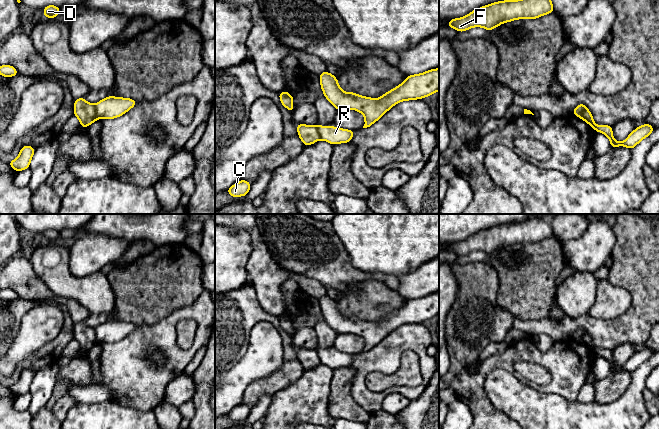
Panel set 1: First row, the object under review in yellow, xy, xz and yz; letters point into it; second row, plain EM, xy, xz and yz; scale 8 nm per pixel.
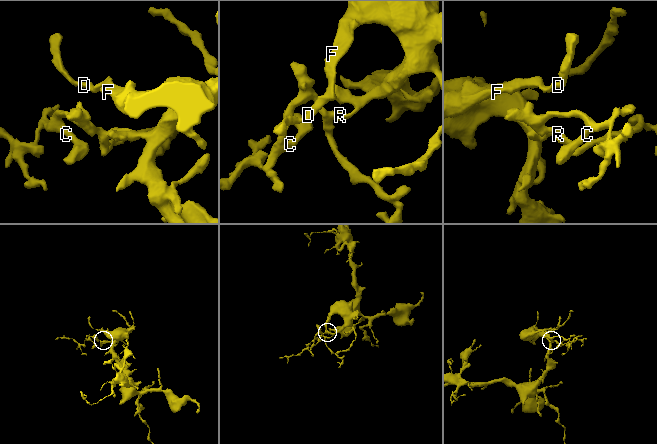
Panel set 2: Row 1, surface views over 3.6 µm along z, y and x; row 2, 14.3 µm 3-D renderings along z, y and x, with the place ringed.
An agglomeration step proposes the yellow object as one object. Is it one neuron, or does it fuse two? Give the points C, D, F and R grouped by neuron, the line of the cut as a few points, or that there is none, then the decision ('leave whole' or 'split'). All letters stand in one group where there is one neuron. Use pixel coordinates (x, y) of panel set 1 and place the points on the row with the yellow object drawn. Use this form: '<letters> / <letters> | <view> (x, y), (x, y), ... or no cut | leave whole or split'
C / D F R | xy (93, 105), (98, 118) | split

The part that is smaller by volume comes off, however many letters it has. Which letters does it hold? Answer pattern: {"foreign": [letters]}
{"foreign": ["C"]}

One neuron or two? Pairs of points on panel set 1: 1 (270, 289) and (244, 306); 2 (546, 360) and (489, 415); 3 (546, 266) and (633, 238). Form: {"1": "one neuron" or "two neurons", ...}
{"1": "two neurons", "2": "one neuron", "3": "two neurons"}

